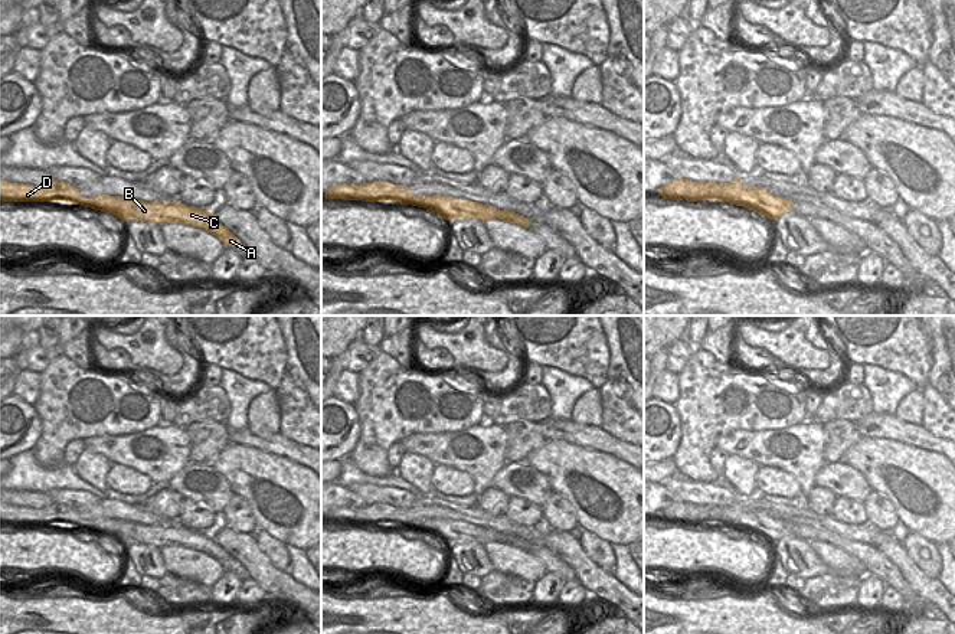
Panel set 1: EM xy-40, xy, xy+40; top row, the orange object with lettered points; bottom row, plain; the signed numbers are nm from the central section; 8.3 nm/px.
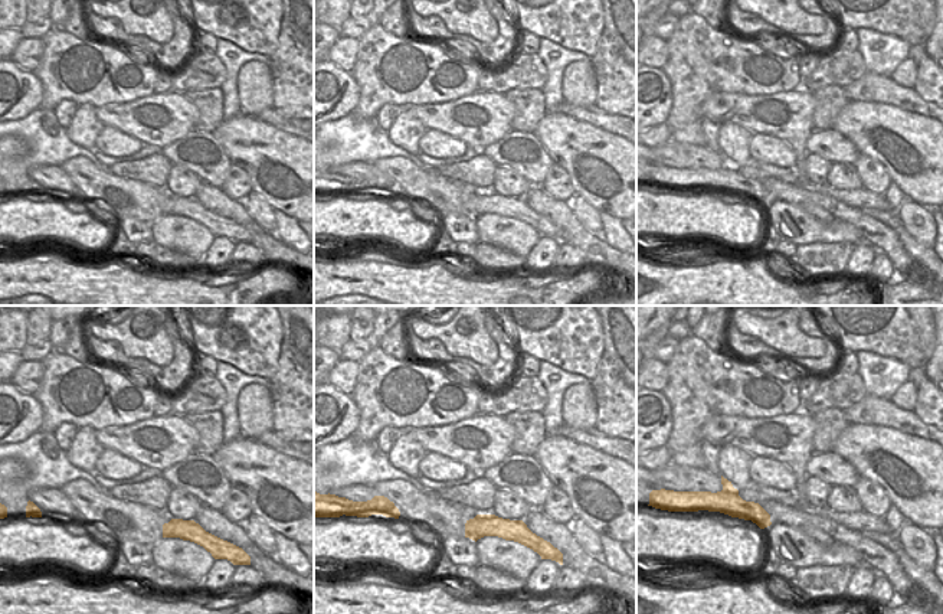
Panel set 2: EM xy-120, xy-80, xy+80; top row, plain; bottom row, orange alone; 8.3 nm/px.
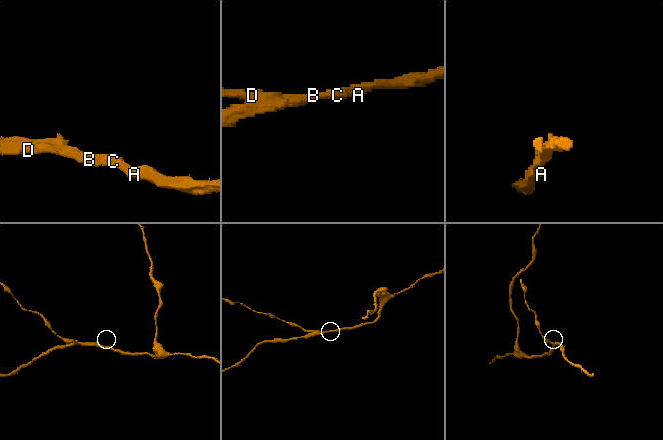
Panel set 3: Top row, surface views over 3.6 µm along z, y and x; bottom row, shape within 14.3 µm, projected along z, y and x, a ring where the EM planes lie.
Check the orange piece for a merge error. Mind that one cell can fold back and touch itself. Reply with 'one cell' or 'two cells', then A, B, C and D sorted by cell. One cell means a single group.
two cells | A B C / D

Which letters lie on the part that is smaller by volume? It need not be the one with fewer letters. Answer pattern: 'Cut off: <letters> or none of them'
Cut off: D

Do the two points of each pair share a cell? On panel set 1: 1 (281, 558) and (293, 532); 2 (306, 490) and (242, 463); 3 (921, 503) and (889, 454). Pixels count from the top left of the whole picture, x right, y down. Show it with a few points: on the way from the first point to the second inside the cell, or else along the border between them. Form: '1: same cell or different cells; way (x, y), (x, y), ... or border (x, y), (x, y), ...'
1: different cells; border (258, 528), (262, 528), (285, 545)
2: same cell; way (290, 489), (268, 477), (258, 477)
3: same cell; way (921, 492), (896, 466)

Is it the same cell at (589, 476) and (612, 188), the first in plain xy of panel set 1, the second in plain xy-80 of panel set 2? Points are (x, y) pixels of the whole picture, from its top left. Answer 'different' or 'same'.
same

